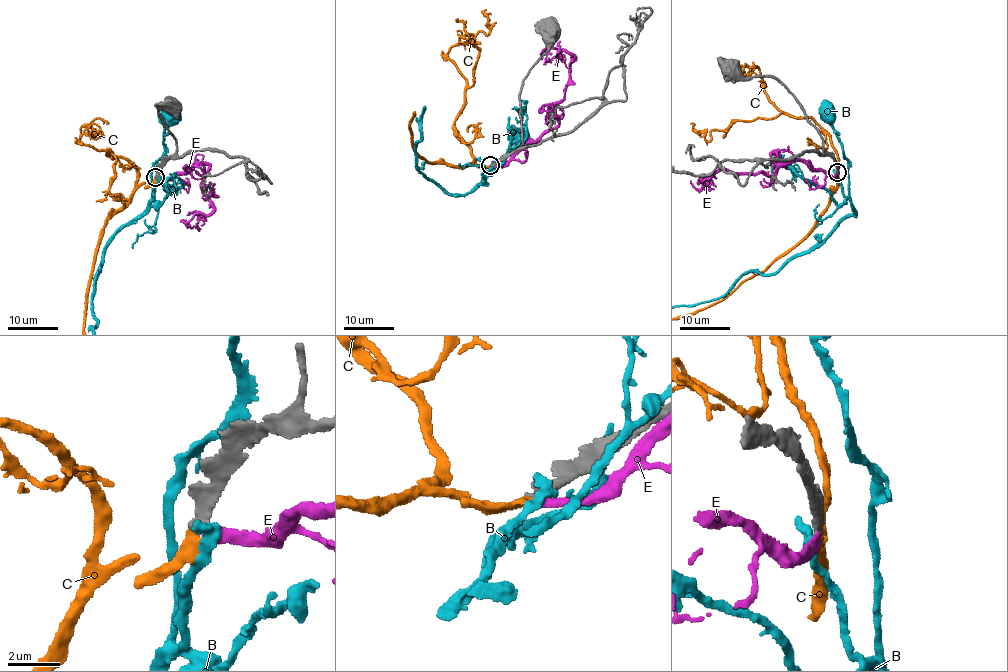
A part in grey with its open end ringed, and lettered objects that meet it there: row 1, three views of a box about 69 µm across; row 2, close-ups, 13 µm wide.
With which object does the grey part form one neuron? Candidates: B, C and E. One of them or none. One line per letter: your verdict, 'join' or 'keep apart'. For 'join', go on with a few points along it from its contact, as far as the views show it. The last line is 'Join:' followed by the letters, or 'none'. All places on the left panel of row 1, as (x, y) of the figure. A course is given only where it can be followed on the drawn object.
B: keep apart
C: join
E: keep apart
Join: C

